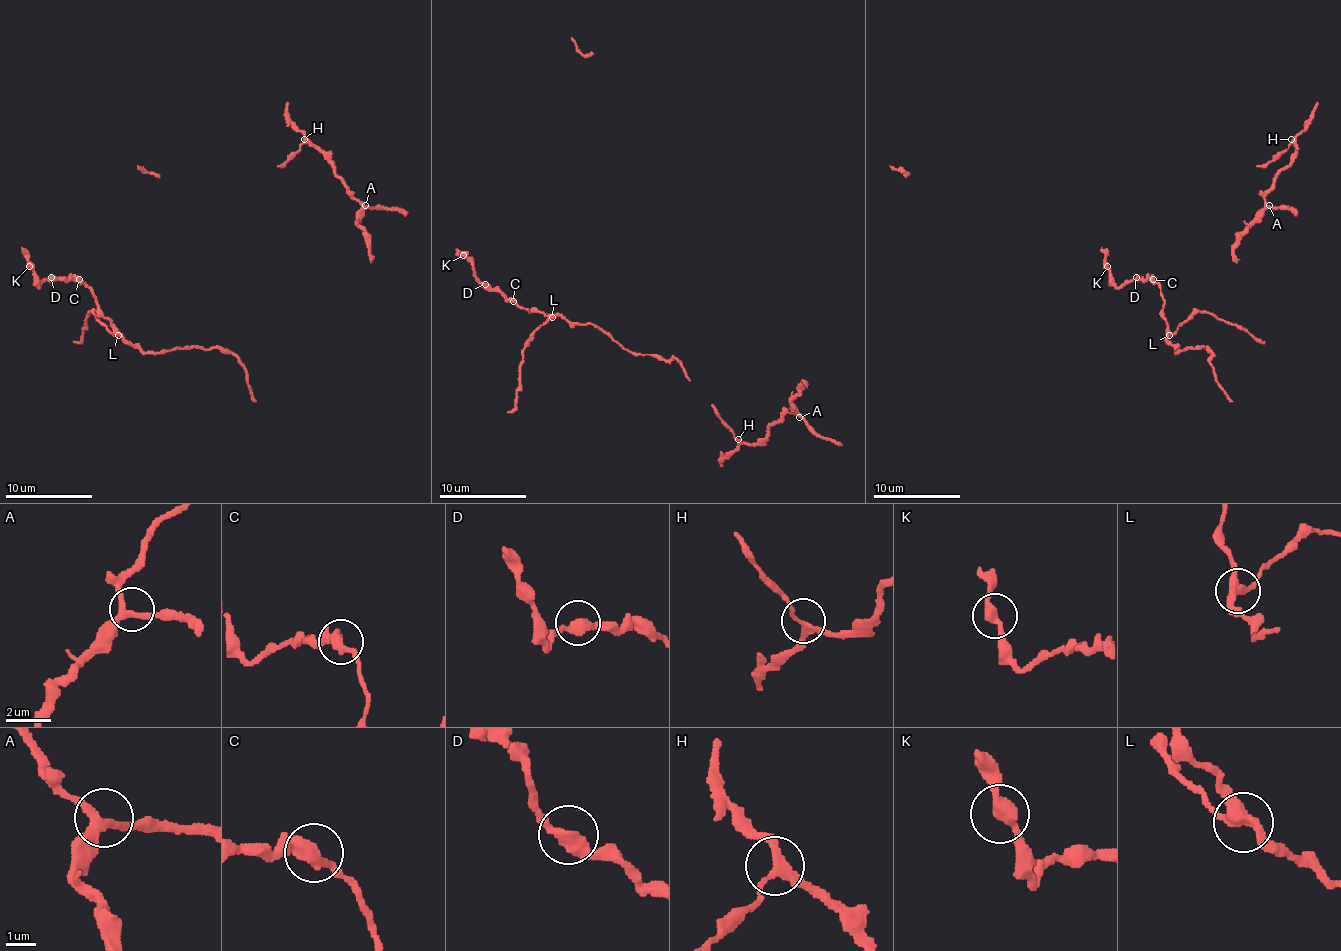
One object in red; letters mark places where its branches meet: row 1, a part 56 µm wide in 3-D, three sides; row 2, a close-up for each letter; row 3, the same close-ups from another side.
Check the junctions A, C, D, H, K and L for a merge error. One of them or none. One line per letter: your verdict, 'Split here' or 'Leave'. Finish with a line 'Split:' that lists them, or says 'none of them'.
A: Leave
C: Leave
D: Leave
H: Leave
K: Leave
L: Split here
Split: L

